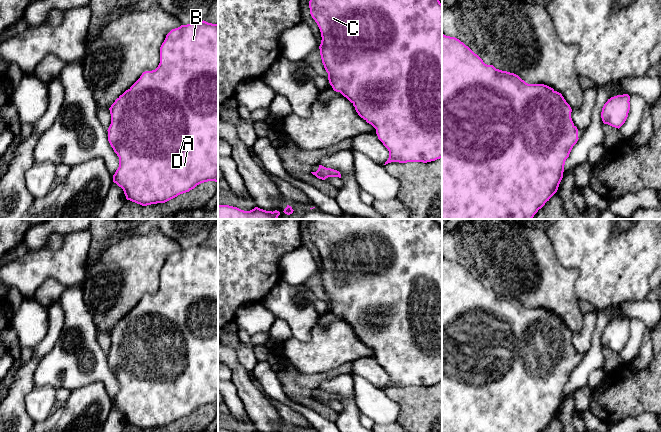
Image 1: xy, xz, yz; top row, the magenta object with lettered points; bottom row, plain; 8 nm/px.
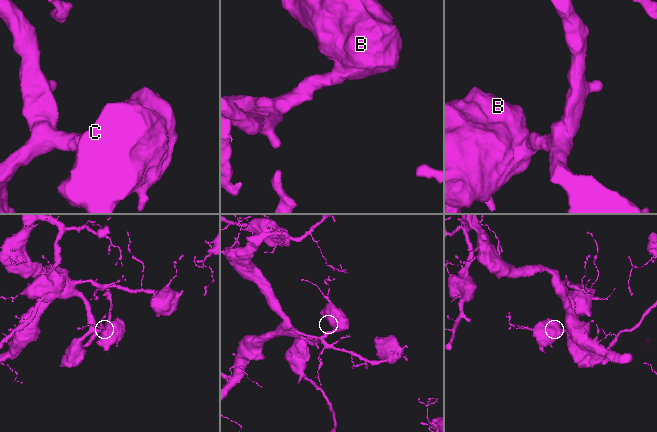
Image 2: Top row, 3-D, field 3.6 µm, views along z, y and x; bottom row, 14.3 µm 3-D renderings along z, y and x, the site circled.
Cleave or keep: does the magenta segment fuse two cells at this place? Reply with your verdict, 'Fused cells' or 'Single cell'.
Single cell

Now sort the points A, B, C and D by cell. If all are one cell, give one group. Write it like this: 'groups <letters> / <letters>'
groups A B C D

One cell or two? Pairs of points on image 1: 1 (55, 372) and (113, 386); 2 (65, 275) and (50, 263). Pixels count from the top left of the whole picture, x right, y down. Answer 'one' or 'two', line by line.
1: one
2: one

